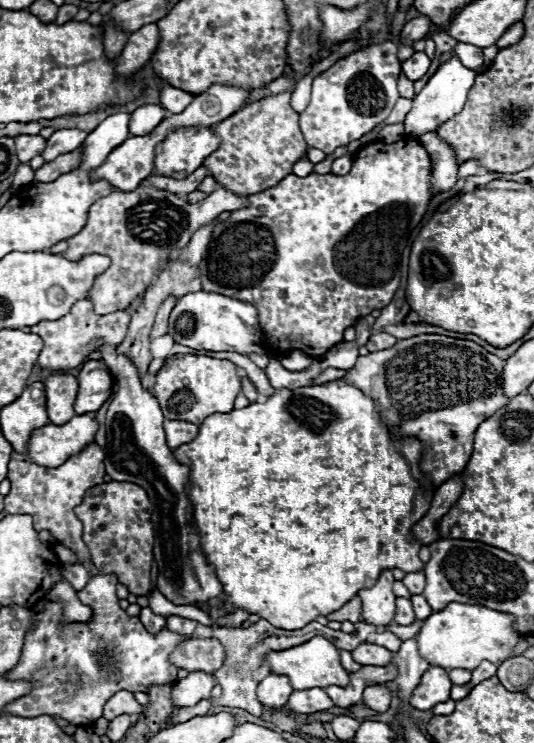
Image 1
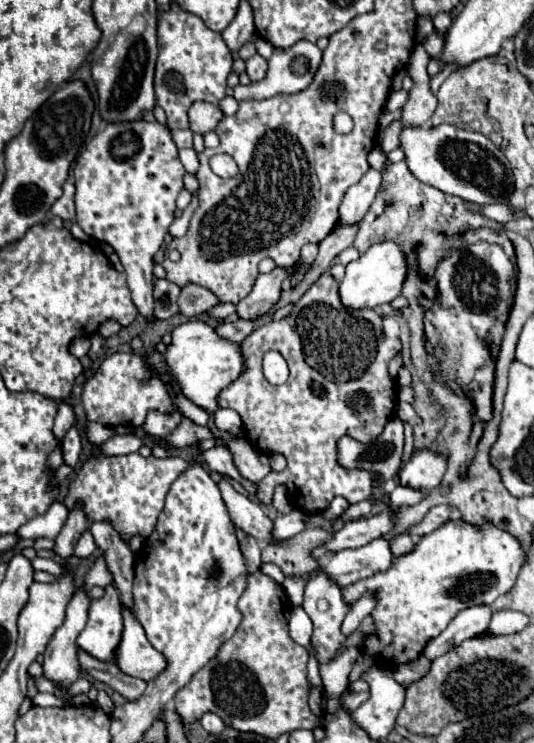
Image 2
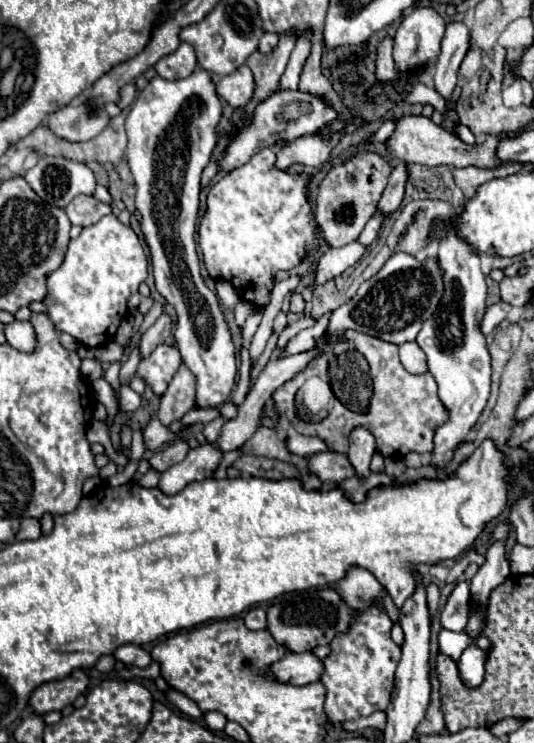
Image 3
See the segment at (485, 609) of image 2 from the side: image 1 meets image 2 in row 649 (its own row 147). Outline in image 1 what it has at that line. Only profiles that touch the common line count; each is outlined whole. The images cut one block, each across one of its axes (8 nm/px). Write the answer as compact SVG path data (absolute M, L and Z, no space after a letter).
M424 134L420 136L420 144L428 150L434 166L434 178L432 186L436 192L446 192L456 184L460 162L456 160L456 154L448 144L444 144L436 134Z

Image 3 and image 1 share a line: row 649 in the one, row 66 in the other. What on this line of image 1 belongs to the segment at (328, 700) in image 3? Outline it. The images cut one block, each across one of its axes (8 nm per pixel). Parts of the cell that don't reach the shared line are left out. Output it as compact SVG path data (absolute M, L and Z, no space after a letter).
M394 42L374 44L338 60L326 72L314 78L312 100L300 114L300 128L310 148L332 154L336 148L362 138L390 116L396 100L400 98L396 88L400 74L396 52L398 46Z

